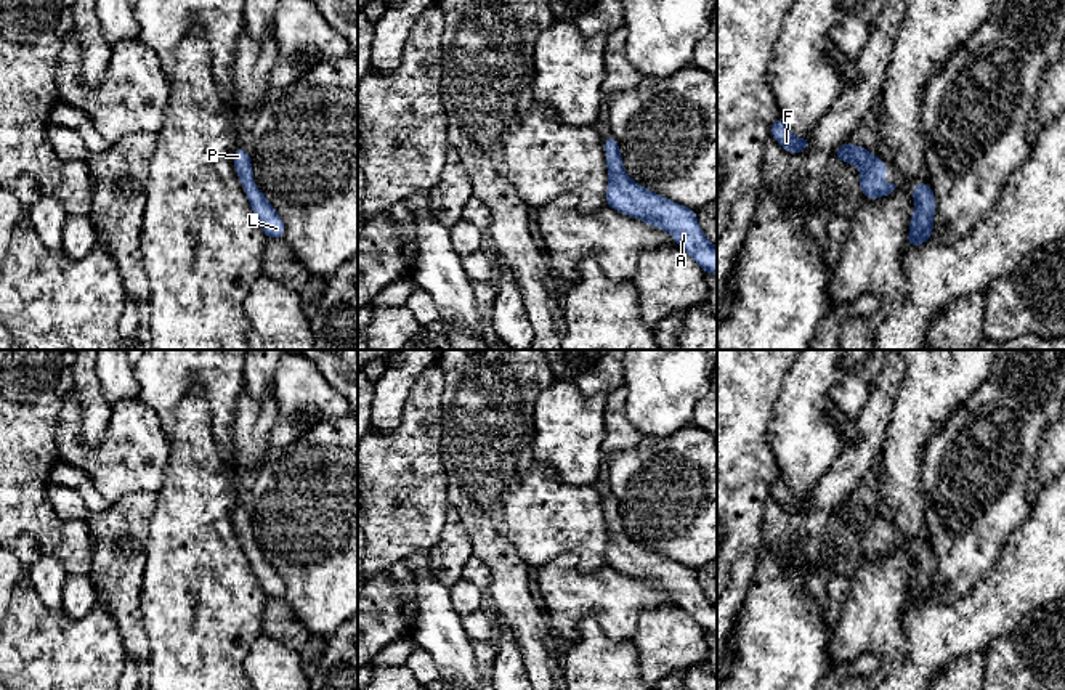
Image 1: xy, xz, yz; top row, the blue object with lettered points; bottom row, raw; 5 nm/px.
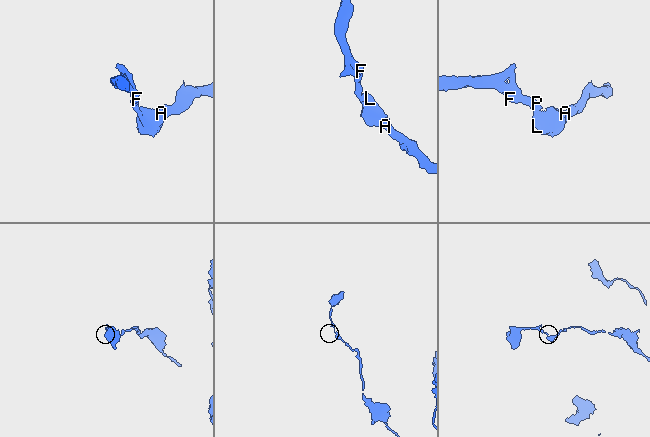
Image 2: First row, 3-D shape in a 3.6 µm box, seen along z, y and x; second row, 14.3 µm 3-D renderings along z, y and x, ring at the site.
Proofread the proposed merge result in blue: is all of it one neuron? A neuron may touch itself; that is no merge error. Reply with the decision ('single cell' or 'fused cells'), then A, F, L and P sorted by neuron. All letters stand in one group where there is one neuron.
single cell | A F L P

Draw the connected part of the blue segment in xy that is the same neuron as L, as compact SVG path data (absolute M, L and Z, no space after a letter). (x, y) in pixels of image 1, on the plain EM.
M239 504L233 512L233 522L241 544L245 547L249 563L258 578L266 599L284 599L285 584L273 568L268 557L253 542L250 513Z

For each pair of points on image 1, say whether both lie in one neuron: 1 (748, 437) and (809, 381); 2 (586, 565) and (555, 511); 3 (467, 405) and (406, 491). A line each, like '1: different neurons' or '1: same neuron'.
1: different neurons
2: same neuron
3: different neurons

